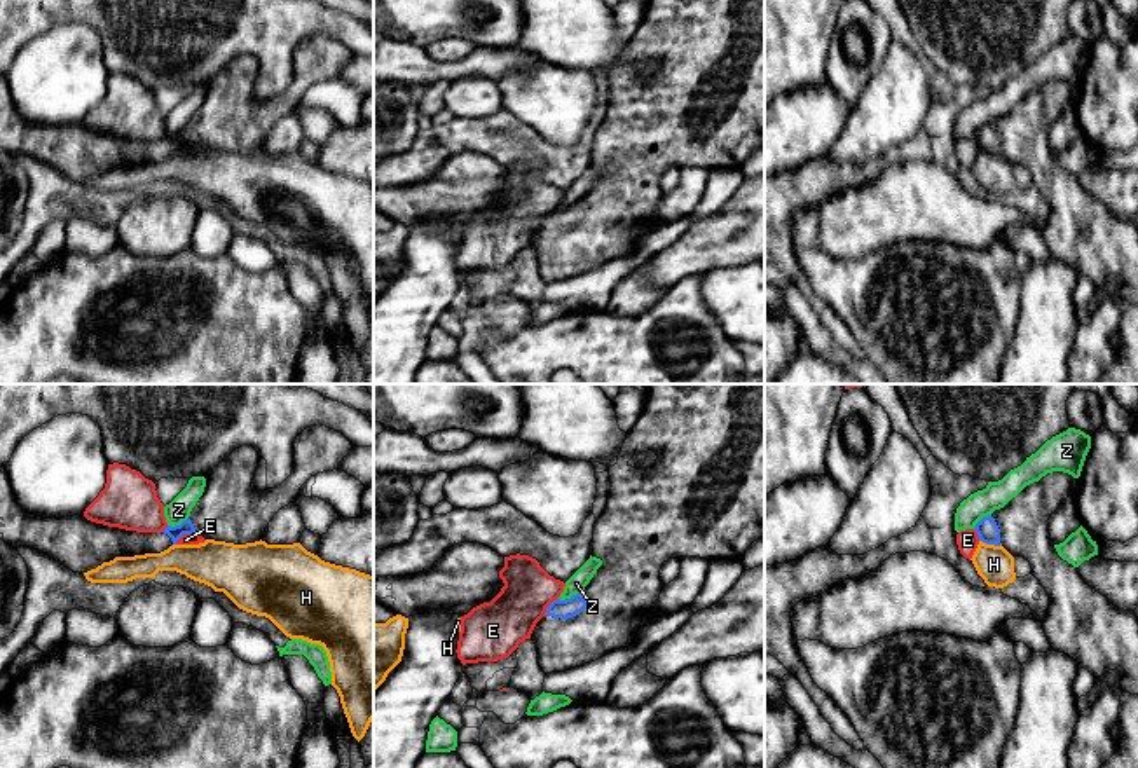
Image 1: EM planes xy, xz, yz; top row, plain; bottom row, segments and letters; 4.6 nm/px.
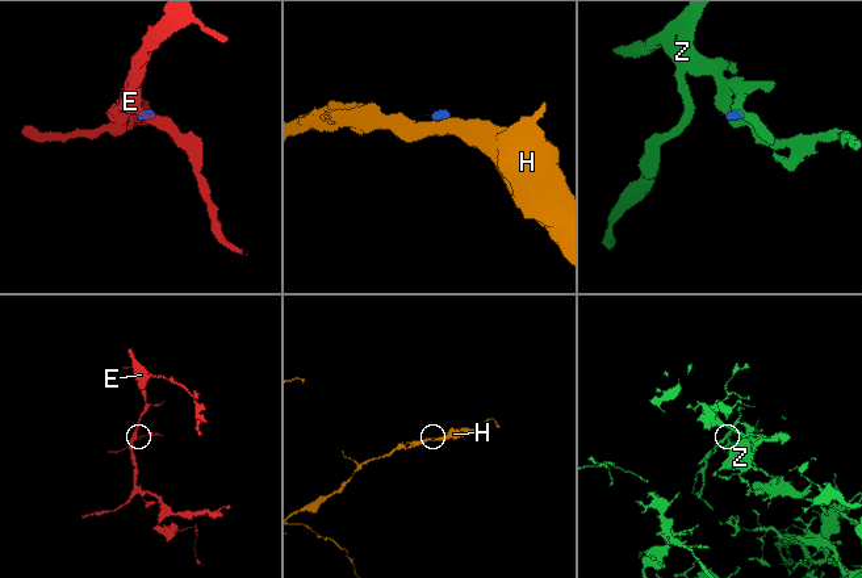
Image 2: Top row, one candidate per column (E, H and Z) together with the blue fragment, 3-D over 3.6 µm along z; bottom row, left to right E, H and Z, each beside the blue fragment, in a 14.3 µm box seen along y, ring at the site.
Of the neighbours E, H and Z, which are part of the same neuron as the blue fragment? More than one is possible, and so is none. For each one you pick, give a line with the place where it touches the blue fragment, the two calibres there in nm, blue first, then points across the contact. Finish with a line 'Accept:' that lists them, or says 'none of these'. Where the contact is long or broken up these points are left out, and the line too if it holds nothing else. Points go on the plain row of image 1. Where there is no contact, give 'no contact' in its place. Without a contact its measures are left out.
Accept: none of these

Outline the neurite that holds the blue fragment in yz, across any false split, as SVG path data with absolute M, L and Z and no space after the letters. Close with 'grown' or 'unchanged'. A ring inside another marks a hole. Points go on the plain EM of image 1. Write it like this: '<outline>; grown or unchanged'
M1047 82L1039 91L1026 94L1004 117L983 126L974 140L979 150L1002 154L1012 166L1025 166L1030 171L1032 183L1049 204L1042 236L1051 257L1073 267L1079 278L1089 279L1096 288L1108 279L1119 279L1122 300L1138 304L1138 227L1135 220L1119 218L1105 204L1093 199L1077 176L1058 164L1049 143L1051 124L1075 98L1077 87L1072 84Z; grown

